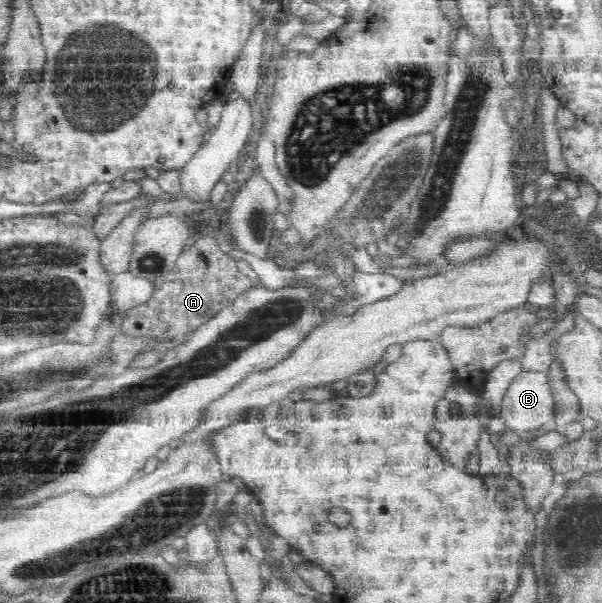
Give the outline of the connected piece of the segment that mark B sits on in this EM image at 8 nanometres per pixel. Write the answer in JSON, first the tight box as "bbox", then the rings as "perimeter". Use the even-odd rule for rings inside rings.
{"bbox":[498,370,554,432],"perimeter":[[[525,370],[518,373],[510,381],[510,385],[504,391],[502,399],[498,399],[498,416],[504,421],[506,427],[516,432],[531,431],[546,425],[550,421],[554,422],[554,399],[550,396],[546,373]]]}

